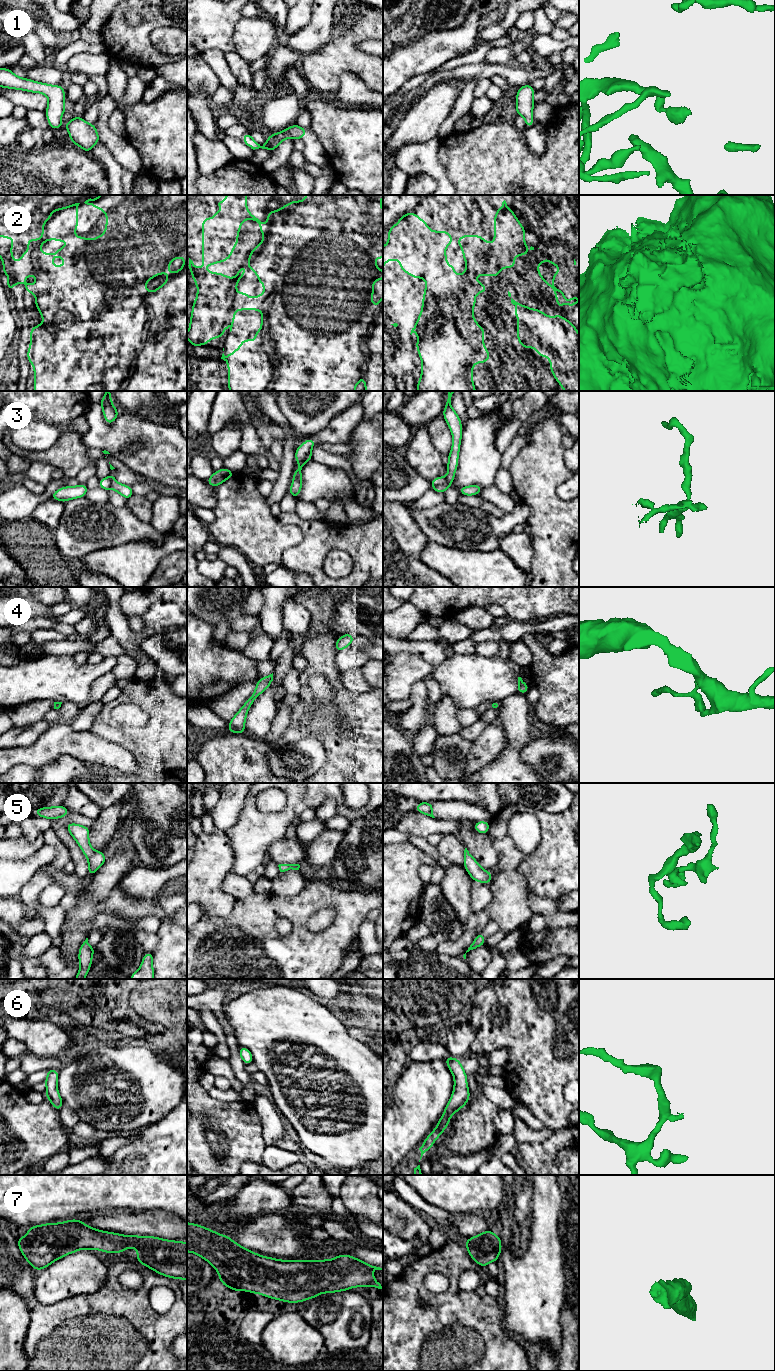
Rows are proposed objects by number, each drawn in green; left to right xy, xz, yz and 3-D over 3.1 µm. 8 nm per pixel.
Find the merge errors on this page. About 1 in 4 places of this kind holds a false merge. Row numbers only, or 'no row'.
2, 3

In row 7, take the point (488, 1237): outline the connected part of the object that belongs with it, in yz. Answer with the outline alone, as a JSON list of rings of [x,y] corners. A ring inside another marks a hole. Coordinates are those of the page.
[[[490,1229],[465,1240],[465,1244],[471,1259],[483,1268],[490,1262],[497,1262],[501,1254],[501,1238]]]

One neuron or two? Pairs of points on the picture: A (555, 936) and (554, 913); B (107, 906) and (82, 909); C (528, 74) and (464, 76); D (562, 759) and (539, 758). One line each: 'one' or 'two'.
A: two
B: two
C: one
D: one

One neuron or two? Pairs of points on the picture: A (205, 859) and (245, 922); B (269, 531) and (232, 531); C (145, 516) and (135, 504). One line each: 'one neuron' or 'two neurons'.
A: two neurons
B: one neuron
C: one neuron

